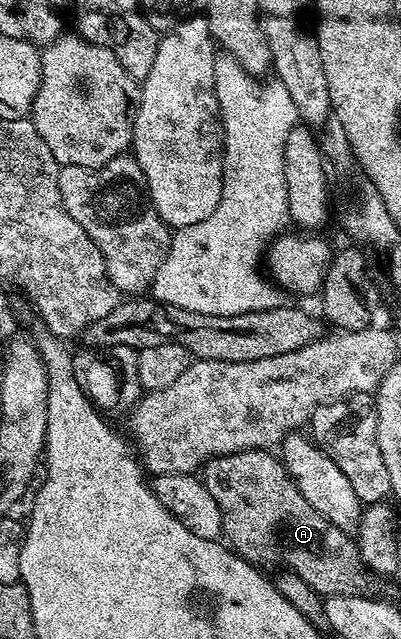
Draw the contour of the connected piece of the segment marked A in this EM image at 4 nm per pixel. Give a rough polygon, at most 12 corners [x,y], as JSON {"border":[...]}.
{"border":[[276,453],[205,463],[233,553],[323,598],[376,593]]}

